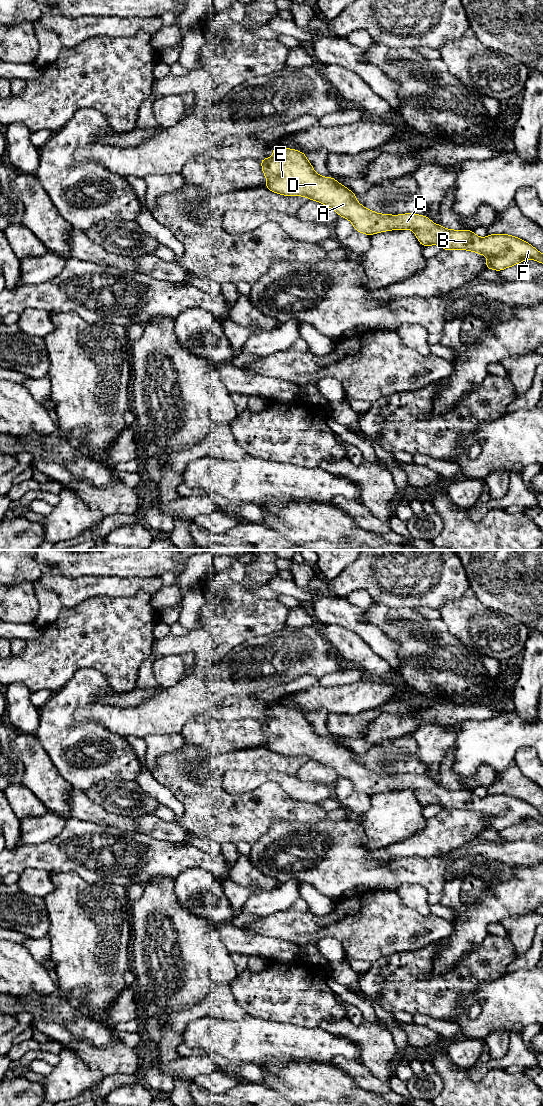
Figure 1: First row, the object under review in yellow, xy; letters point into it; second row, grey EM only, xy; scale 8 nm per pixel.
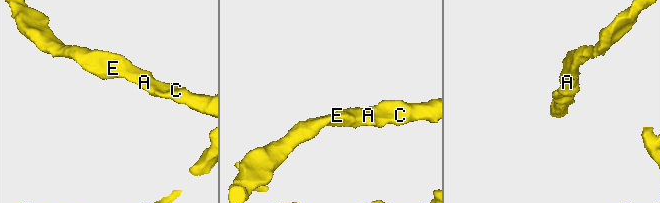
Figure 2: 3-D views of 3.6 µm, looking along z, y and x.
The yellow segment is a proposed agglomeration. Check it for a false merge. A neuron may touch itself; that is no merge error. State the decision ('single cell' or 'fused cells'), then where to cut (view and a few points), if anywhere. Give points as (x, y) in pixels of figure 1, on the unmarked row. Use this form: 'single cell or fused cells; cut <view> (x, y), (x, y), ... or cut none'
single cell; cut none

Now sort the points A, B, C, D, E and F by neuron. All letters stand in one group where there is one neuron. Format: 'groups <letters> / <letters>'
groups A B C D E F

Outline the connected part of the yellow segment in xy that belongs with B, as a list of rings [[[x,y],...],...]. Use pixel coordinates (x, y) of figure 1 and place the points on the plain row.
[[[275,706],[271,718],[260,719],[259,721],[262,724],[263,734],[267,738],[264,748],[280,755],[306,756],[309,760],[318,761],[335,770],[340,777],[350,780],[354,789],[360,793],[371,796],[375,793],[389,790],[411,789],[423,807],[437,804],[448,811],[460,809],[488,815],[489,818],[485,821],[486,828],[494,829],[498,832],[526,819],[533,819],[543,824],[543,814],[531,804],[515,796],[489,794],[485,798],[480,798],[470,790],[446,789],[439,784],[434,784],[427,776],[423,775],[410,773],[389,775],[371,771],[357,762],[354,752],[337,742],[333,737],[326,738],[317,734],[306,715],[301,711]]]

